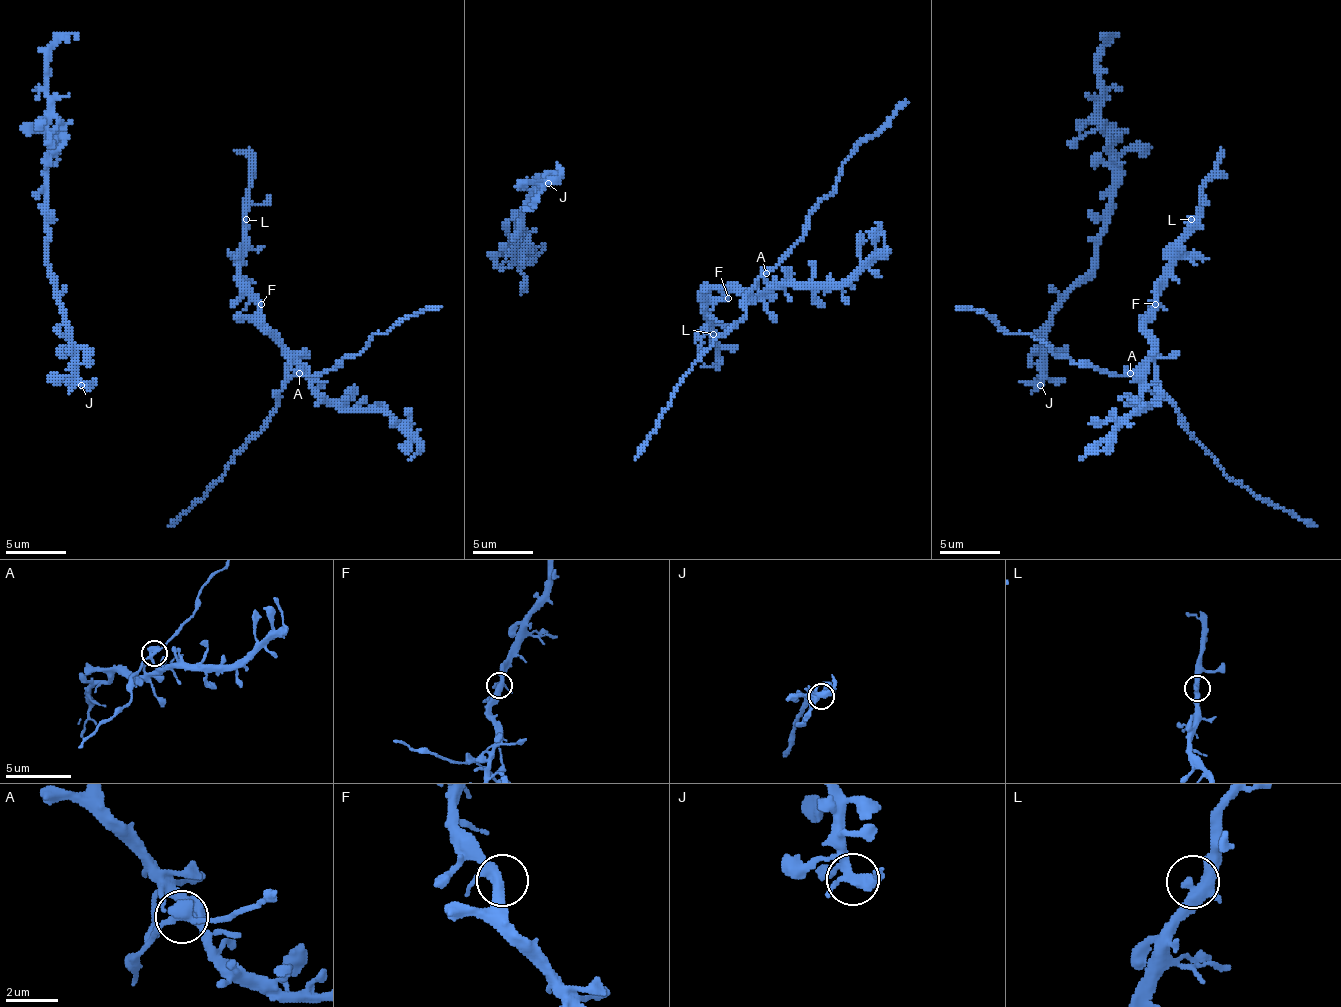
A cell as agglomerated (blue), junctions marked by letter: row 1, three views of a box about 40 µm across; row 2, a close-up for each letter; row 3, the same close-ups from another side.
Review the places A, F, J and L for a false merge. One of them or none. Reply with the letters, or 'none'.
none

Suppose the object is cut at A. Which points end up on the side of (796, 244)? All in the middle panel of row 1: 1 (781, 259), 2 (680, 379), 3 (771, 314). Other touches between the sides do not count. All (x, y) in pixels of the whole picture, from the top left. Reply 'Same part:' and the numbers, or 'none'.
Same part: 1, 2

